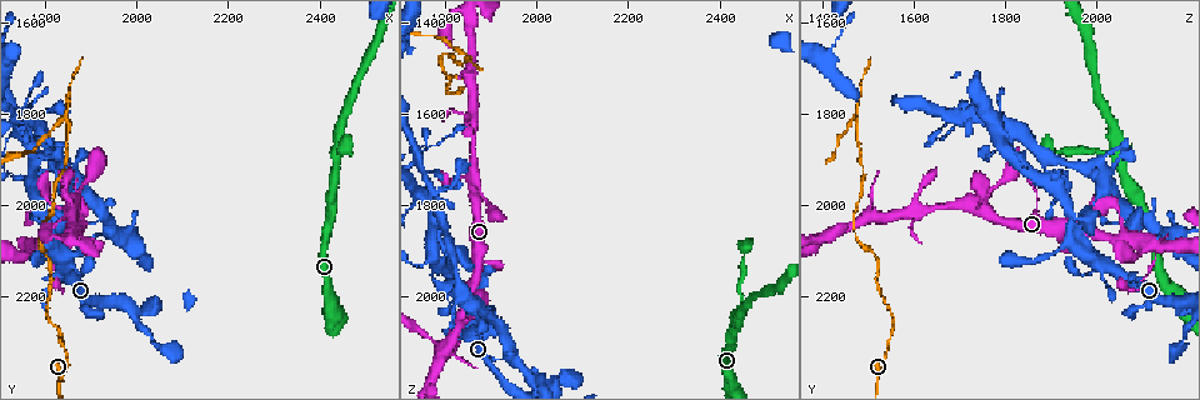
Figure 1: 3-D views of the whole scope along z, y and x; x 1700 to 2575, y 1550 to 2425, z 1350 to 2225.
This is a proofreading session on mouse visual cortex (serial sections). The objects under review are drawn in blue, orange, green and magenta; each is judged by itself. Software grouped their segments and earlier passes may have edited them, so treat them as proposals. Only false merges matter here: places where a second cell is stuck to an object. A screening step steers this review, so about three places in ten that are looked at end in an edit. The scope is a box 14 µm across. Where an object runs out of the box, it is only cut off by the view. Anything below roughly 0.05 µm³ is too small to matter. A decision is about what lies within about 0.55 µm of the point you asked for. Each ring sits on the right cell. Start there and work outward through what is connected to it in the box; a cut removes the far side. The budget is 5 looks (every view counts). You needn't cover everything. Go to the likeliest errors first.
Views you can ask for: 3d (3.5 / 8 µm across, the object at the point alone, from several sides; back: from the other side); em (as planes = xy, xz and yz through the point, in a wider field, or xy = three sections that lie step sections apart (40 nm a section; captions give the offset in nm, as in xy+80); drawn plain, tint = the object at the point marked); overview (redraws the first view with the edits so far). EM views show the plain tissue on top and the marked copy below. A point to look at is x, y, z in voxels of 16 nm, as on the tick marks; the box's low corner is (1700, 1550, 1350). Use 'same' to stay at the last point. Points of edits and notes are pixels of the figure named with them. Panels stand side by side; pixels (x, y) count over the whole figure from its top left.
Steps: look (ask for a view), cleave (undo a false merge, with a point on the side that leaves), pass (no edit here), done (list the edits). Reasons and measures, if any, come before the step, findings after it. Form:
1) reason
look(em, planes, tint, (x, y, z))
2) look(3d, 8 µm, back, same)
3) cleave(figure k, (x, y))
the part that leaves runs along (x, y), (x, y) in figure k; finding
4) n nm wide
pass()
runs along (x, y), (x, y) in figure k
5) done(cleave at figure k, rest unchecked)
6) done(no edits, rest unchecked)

four or more arms meet
look(3d, 3.5 µm, (1765, 1830, 1785))

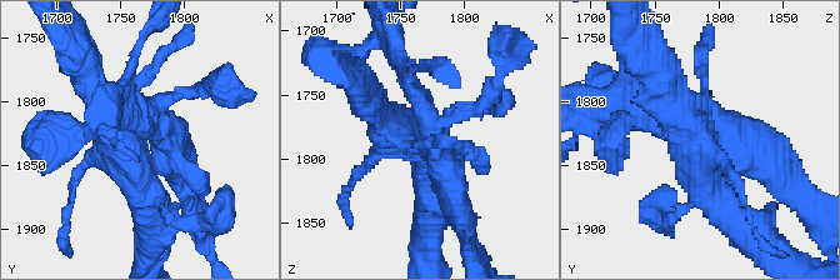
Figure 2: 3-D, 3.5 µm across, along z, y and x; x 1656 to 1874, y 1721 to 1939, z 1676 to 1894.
look(em, xy, step 1, tint, (1762, 1832, 1784))

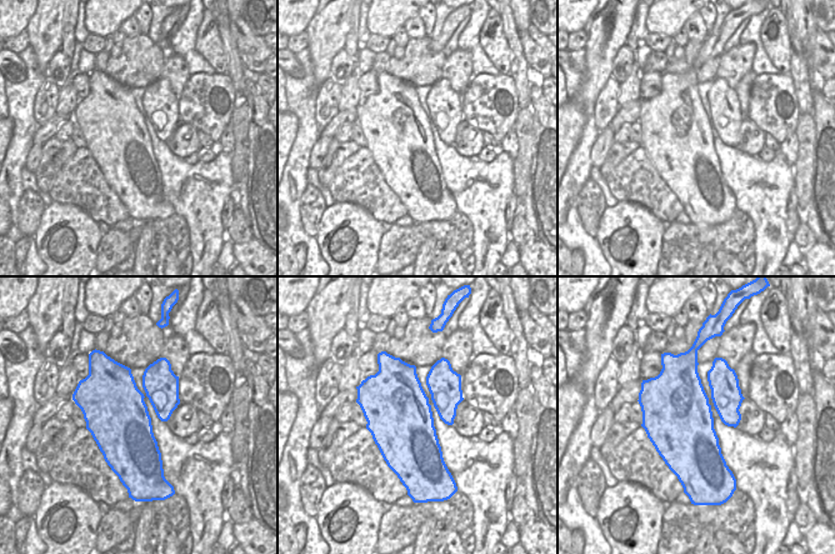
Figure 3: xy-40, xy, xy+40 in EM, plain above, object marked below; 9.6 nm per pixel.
pass()
runs along (726, 209), (701, 136), (759, 148) in figure 2; one cell here

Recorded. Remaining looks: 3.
thin neck
look(3d, 3.5 µm, back, (1820, 2265, 1555))

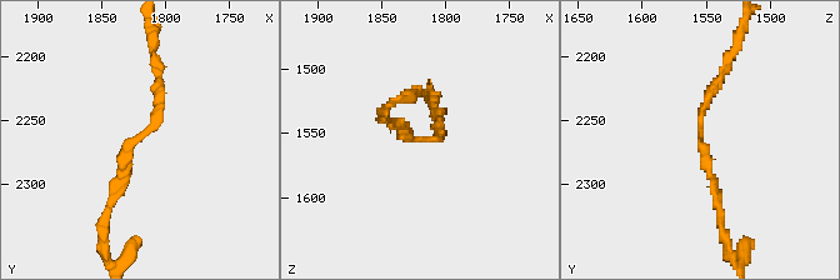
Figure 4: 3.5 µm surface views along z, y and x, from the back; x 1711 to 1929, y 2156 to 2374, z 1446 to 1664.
arms of 150, 150 nm; shape alone is not enough
look(em, xy, step 1, tint, (1820, 2260, 1554))

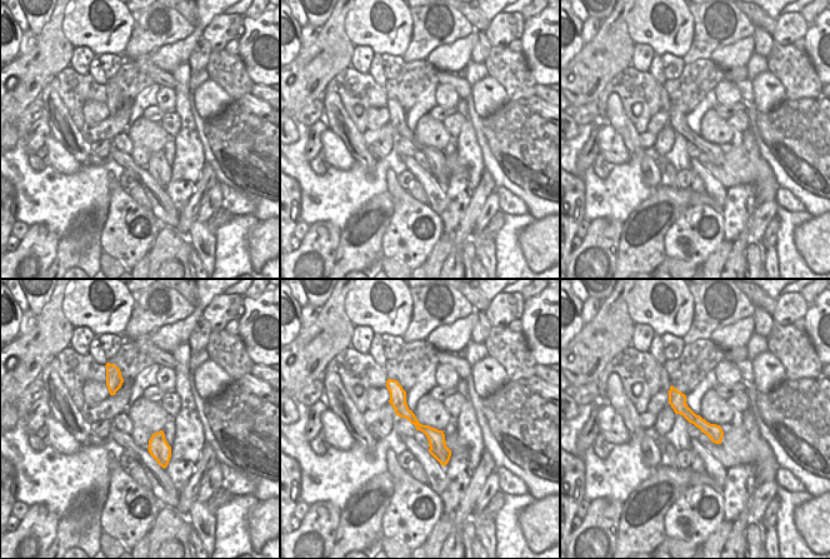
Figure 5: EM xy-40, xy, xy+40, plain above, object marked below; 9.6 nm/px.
pass()
runs along (718, 205), (701, 148), (701, 109), (726, 60) in figure 4; continuous, no second cell

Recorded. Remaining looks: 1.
done(no edits, rest unchecked)

